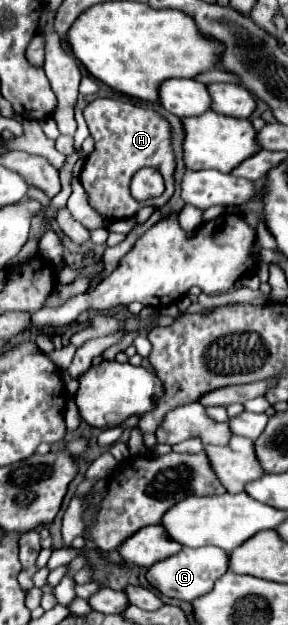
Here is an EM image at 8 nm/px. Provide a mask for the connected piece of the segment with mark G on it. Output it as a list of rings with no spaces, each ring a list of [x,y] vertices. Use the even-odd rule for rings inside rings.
[[[202,546],[202,548],[182,548],[174,556],[168,556],[164,560],[148,566],[146,580],[154,590],[158,590],[160,594],[164,594],[168,598],[192,602],[198,596],[210,592],[214,586],[214,580],[218,580],[218,576],[222,576],[226,572],[228,572],[226,552],[222,552],[220,548]]]

